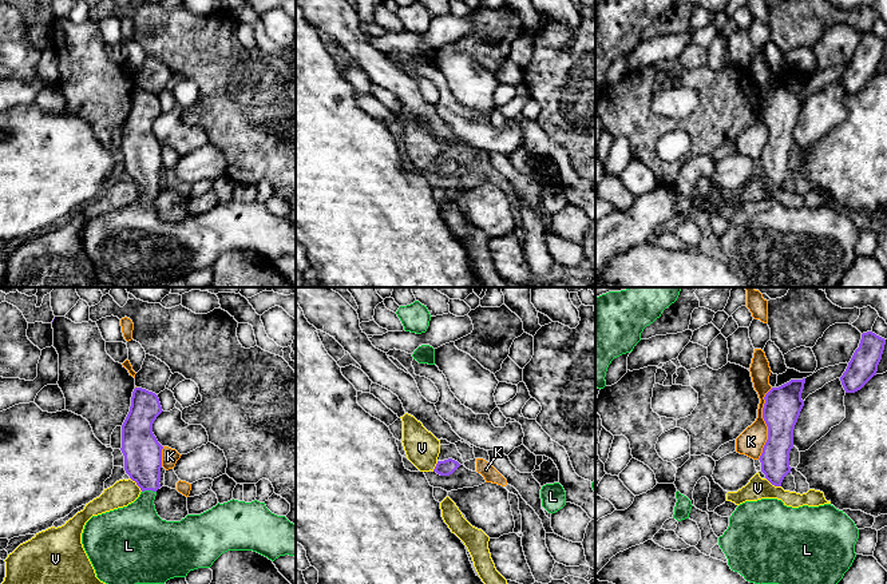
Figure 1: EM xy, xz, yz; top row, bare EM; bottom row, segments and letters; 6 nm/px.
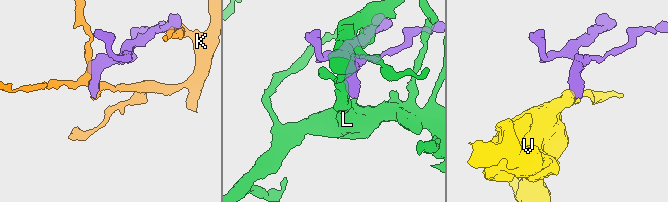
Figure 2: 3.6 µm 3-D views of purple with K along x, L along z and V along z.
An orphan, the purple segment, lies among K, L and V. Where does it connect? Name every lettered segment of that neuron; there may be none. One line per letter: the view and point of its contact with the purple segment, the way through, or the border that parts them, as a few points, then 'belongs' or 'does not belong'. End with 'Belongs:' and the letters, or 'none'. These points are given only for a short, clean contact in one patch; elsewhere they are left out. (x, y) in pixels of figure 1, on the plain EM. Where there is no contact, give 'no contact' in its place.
K: yz (765, 123) | does not belong
L: xy (149, 190) | across xy (142, 153), (149, 190), (137, 229) | belongs
V: yz (773, 185) | along yz (765, 178), (772, 185), (780, 187) | does not belong
Belongs: L

